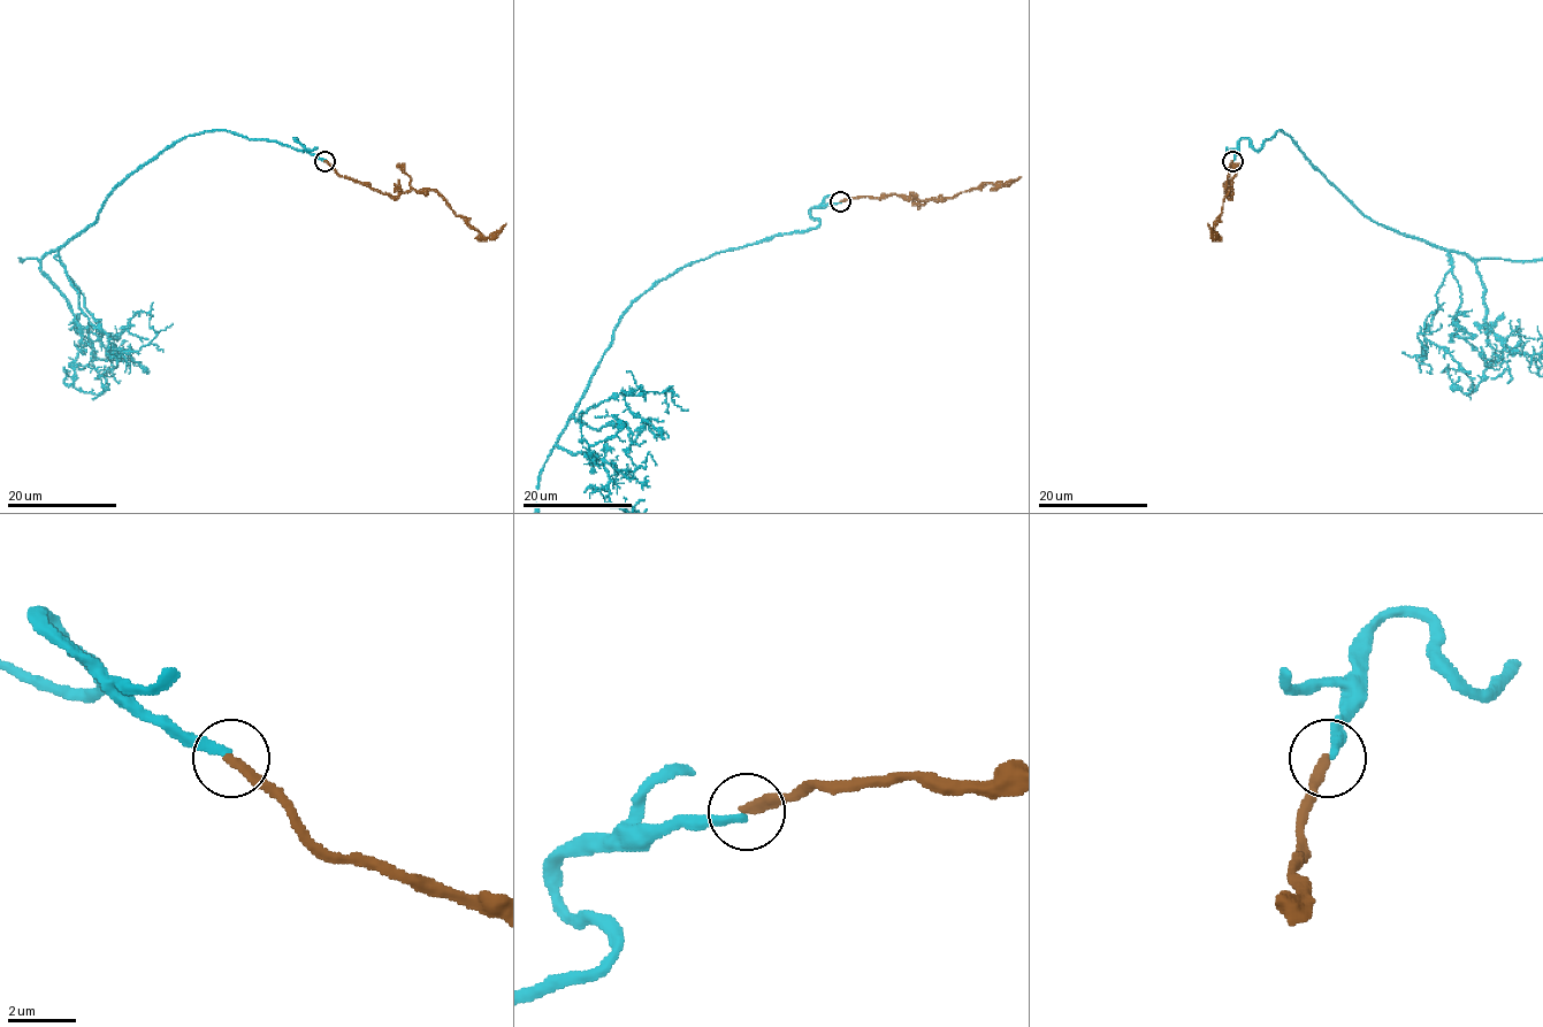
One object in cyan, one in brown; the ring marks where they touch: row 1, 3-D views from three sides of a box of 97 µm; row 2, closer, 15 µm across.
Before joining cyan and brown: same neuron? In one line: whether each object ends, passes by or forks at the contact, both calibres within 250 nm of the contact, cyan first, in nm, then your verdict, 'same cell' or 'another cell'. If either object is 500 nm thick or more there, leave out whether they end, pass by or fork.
cyan ends there; brown ends there; 260 nm thick on the cyan side, 300 nm on the other; another cell

